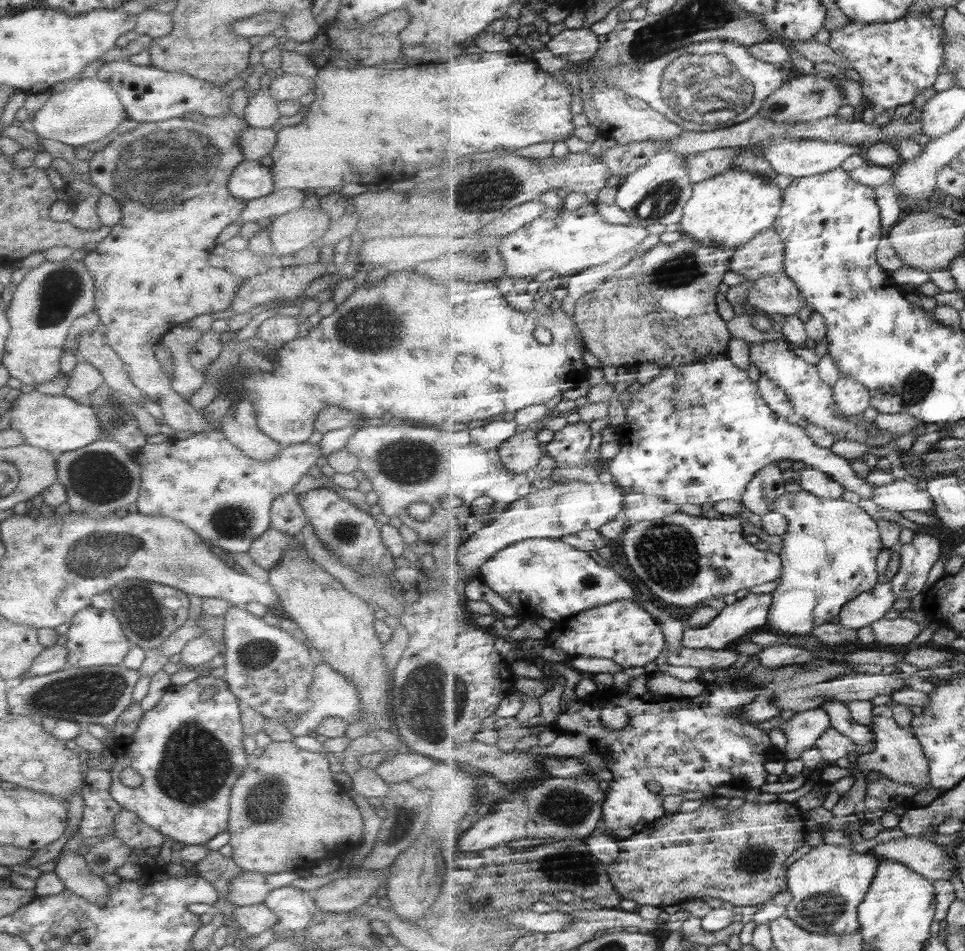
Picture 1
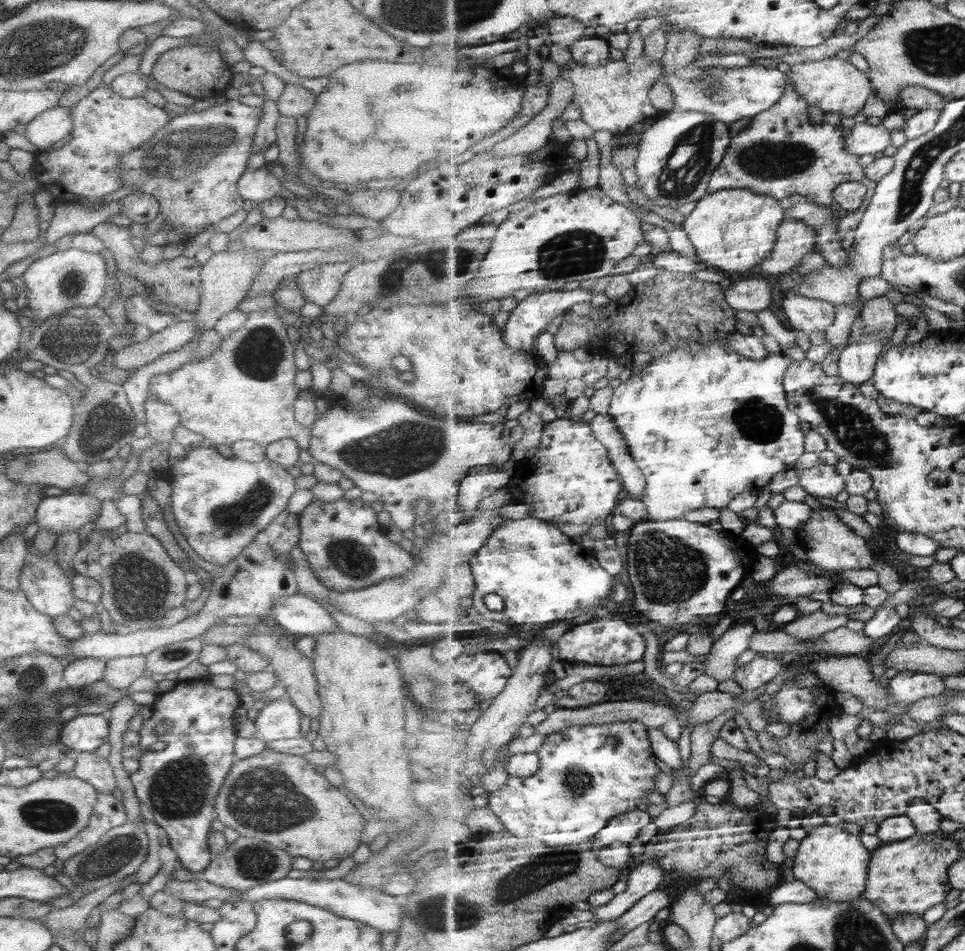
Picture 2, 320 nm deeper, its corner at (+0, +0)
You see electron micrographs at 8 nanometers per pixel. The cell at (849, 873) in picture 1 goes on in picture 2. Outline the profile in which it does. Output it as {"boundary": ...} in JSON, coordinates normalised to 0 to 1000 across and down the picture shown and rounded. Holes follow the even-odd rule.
{"boundary":[[[872,868],[845,870],[830,884],[822,904],[822,919],[849,939],[848,947],[881,947],[894,944],[905,895],[898,894],[891,879],[878,875]]]}

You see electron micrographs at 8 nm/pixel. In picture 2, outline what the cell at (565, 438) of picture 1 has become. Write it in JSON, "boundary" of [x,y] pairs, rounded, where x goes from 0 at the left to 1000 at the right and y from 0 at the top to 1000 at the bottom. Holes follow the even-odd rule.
{"boundary":[[[609,438],[600,443],[580,440],[567,445],[560,472],[552,482],[537,488],[535,501],[525,511],[530,527],[545,530],[550,544],[570,550],[608,551],[626,548],[634,563],[632,544],[648,521],[647,507],[633,488],[630,471],[619,460]]]}

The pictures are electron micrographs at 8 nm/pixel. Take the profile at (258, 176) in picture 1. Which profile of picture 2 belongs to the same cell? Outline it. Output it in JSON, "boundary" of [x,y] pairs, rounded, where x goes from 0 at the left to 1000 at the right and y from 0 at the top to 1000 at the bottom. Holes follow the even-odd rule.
{"boundary":[[[274,175],[262,179],[262,181],[252,181],[245,192],[245,202],[253,211],[258,210],[266,217],[285,206],[292,200],[288,188],[275,179]]]}

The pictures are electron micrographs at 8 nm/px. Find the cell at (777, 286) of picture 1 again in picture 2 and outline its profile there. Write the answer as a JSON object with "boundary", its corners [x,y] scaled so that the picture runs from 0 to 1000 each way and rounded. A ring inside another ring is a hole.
{"boundary":[[[826,309],[812,312],[810,326],[820,345],[835,351],[855,351],[864,341],[867,331],[865,320]]]}

